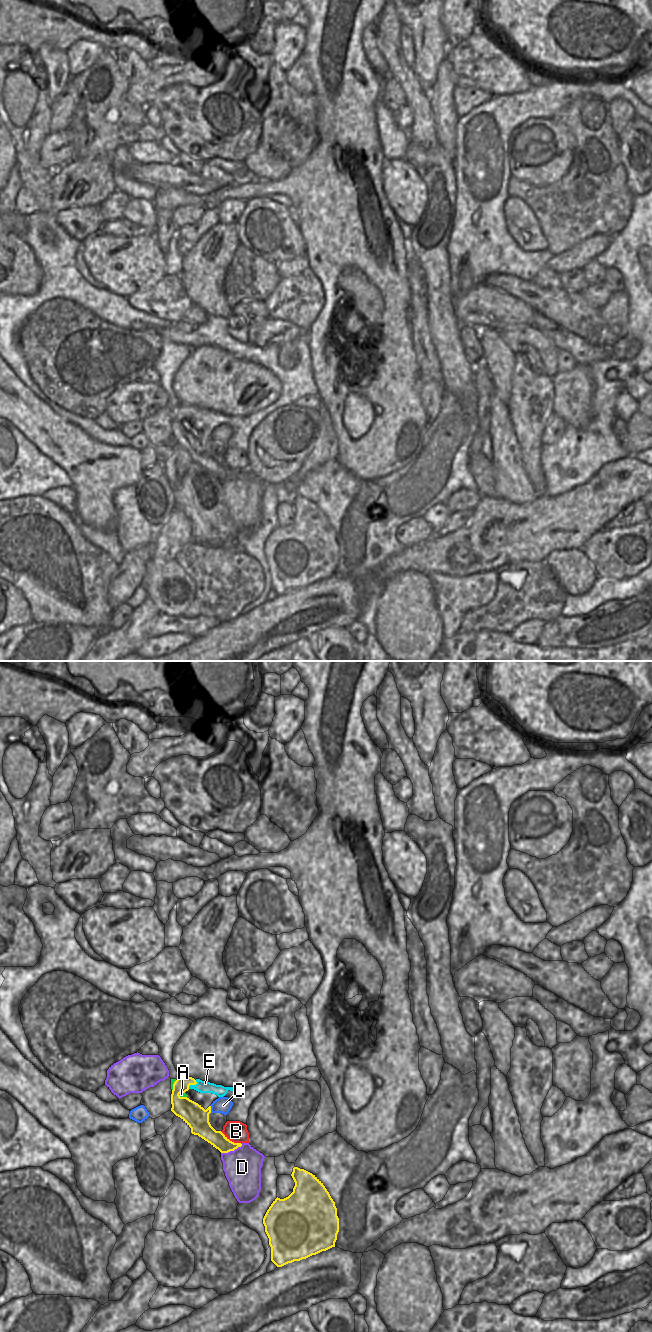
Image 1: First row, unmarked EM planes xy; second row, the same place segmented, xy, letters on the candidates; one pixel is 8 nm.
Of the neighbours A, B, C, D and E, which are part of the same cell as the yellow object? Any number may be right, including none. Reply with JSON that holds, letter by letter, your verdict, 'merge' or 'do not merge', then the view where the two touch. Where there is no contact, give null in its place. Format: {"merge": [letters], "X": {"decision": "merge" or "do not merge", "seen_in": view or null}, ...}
{"merge": ["A"], "A": {"decision": "merge", "seen_in": "xy"}, "B": {"decision": "do not merge", "seen_in": "xy"}, "C": {"decision": "do not merge", "seen_in": "xy"}, "D": {"decision": "do not merge", "seen_in": "xy"}, "E": {"decision": "do not merge", "seen_in": "xy"}}

